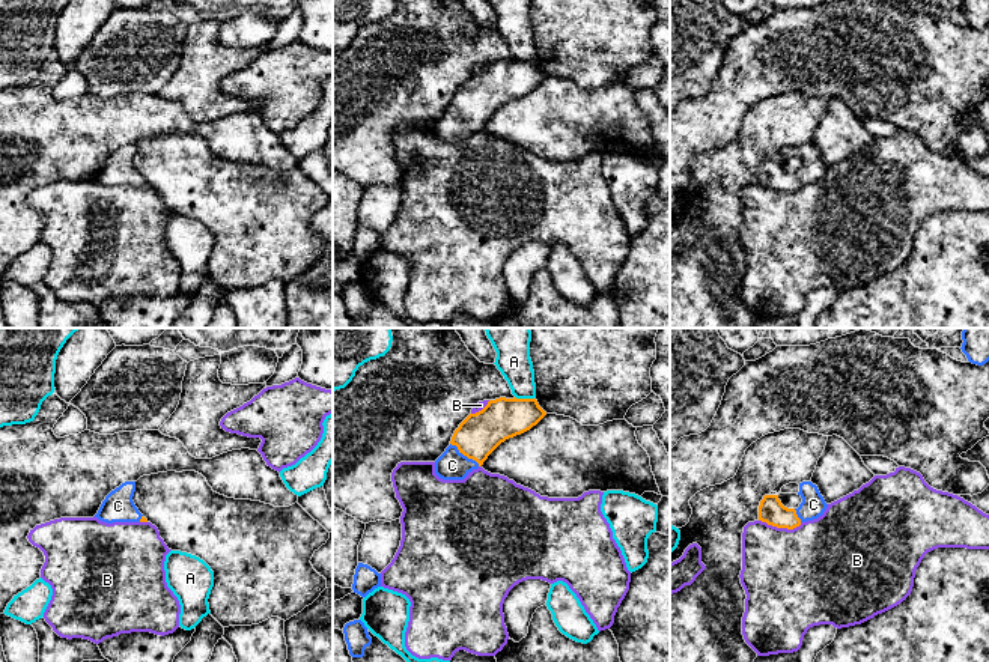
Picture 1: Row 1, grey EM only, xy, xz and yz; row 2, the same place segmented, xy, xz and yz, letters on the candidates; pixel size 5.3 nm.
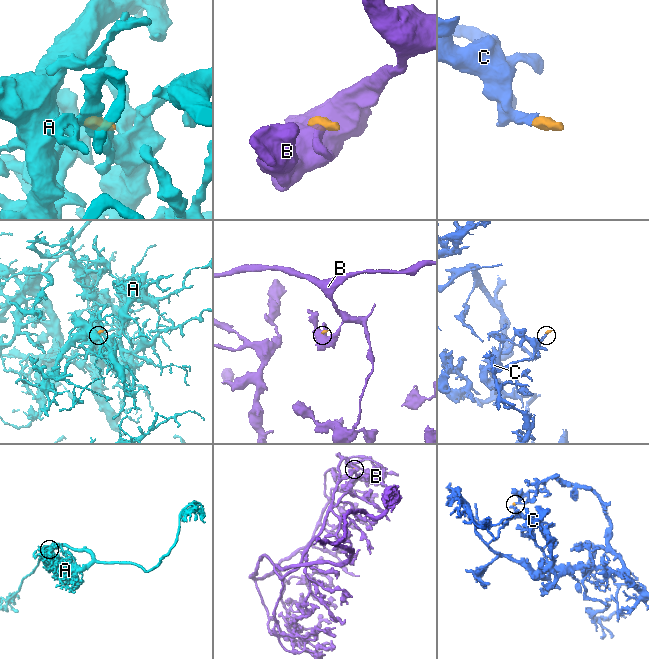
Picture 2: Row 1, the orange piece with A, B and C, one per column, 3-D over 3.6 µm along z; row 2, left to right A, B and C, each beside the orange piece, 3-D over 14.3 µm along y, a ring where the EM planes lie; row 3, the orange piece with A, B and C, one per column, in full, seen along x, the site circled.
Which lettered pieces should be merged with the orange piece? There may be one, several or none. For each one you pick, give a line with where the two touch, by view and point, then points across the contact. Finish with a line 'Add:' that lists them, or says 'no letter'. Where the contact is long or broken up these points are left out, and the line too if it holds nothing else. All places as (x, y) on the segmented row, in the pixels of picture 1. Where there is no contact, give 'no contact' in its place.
C: xz (465, 455) | across xz (479, 434), (465, 455), (452, 465)
Add: C

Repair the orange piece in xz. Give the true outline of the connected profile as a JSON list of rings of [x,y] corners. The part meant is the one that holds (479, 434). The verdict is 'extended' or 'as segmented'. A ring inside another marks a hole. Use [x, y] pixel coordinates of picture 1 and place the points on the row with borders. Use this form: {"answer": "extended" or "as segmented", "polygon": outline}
{"answer": "extended", "polygon": [[[536,399],[489,400],[455,430],[450,445],[435,460],[435,474],[443,480],[464,480],[501,442],[530,430],[545,415]]]}

